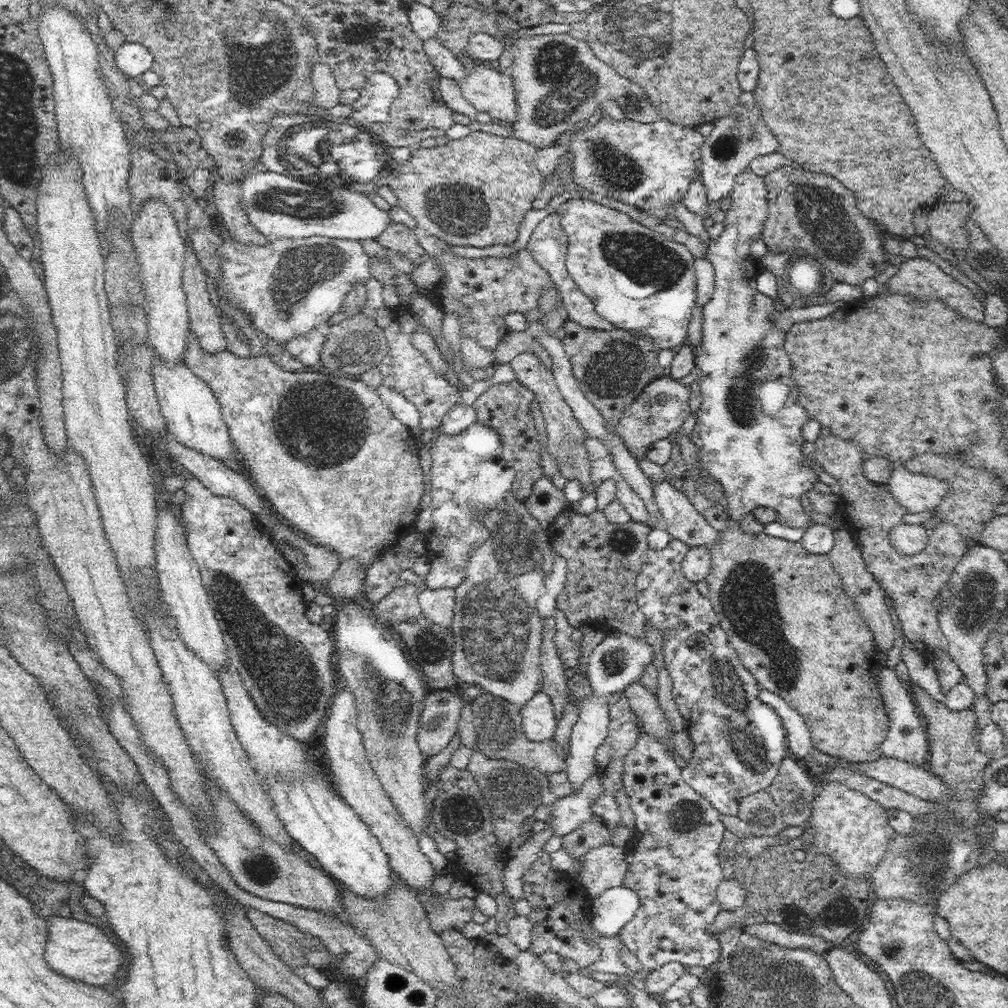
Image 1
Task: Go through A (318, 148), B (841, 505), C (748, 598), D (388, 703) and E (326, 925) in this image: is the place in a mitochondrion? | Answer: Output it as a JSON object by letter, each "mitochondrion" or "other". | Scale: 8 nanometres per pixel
{"A":"mitochondrion","B":"other","C":"mitochondrion","D":"mitochondrion","E":"other"}

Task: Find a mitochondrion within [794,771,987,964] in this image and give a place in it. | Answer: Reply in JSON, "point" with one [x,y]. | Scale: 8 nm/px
{"point":[925,862]}

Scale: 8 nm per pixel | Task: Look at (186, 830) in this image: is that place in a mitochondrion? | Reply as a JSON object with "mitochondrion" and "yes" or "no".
{"mitochondrion":"no"}

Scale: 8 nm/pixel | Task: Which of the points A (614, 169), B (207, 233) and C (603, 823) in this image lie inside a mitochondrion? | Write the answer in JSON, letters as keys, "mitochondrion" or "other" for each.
{"A":"mitochondrion","B":"other","C":"other"}

